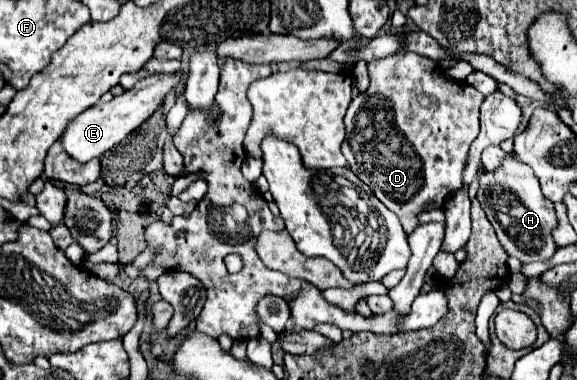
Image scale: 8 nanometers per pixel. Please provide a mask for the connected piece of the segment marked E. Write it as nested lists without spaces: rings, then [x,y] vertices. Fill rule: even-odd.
[[[175,72],[175,74],[153,74],[143,80],[139,80],[131,90],[123,92],[121,96],[113,98],[111,102],[99,102],[79,114],[65,130],[65,134],[59,138],[65,152],[71,154],[79,162],[87,162],[91,158],[97,158],[105,154],[109,148],[119,144],[127,134],[131,134],[135,128],[139,128],[147,118],[153,116],[157,108],[163,106],[163,100],[187,80],[187,74]]]

